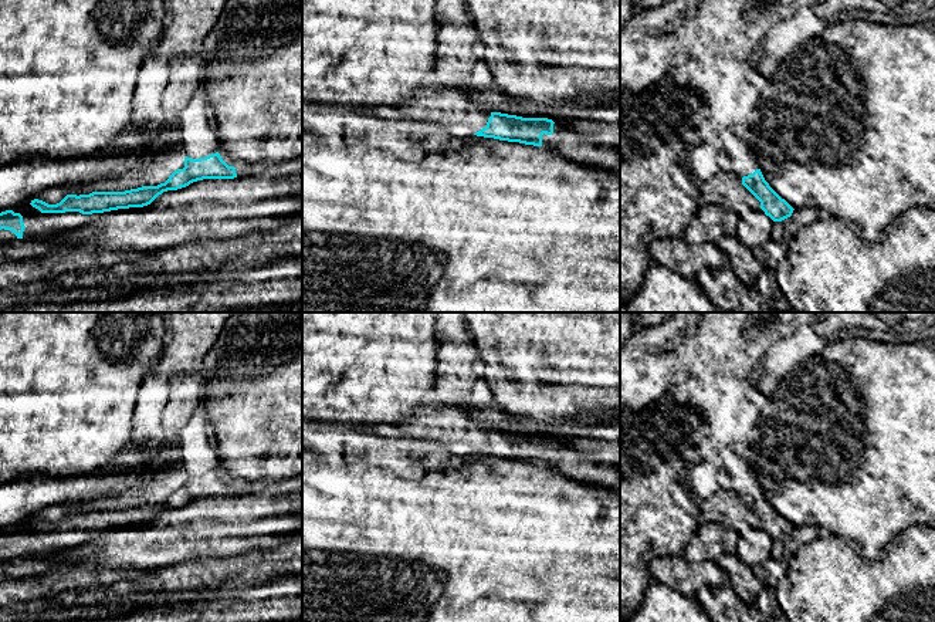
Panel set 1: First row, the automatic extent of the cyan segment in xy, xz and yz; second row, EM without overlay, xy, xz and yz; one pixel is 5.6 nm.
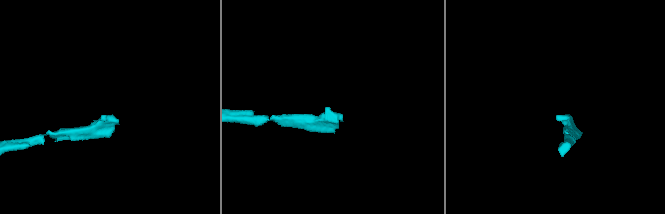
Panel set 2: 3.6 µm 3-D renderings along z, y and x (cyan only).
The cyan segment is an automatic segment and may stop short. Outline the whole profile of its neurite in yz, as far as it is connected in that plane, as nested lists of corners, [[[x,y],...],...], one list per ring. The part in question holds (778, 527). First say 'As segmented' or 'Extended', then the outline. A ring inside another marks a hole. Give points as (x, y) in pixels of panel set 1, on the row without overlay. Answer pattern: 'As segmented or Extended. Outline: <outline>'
As segmented. Outline: [[[760,487],[743,494],[742,503],[760,520],[760,527],[773,540],[782,540],[792,534],[795,527],[769,504]]]

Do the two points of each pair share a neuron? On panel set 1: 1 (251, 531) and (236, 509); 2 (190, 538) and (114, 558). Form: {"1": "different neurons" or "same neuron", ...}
{"1": "different neurons", "2": "same neuron"}

